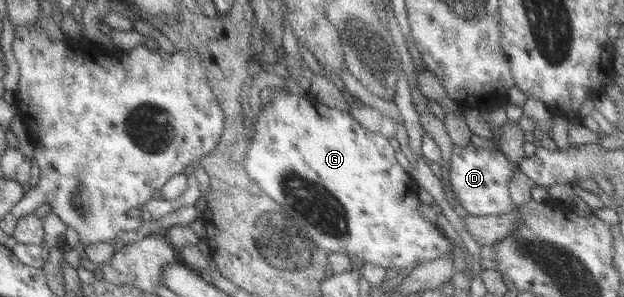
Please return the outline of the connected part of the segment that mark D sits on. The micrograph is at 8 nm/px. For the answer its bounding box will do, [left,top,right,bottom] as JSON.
[449,142,517,216]

